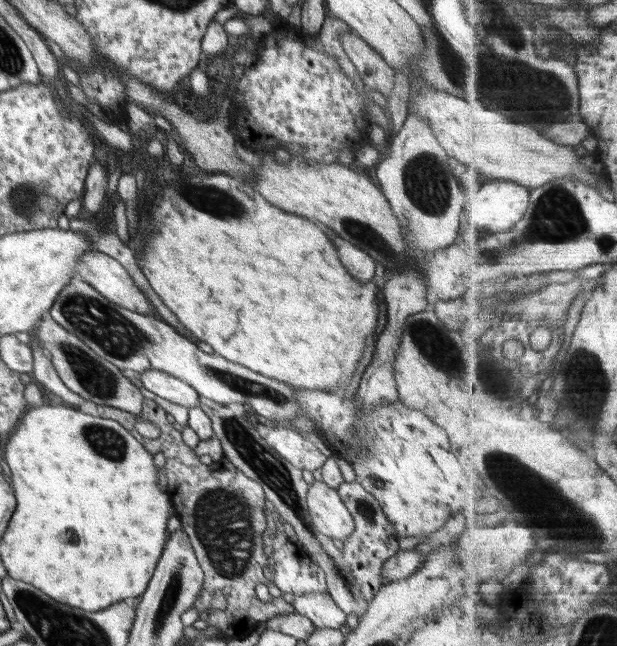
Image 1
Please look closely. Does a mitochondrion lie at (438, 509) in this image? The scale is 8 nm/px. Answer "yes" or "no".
no

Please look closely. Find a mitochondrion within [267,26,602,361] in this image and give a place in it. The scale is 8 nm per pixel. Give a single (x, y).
(508, 83)

